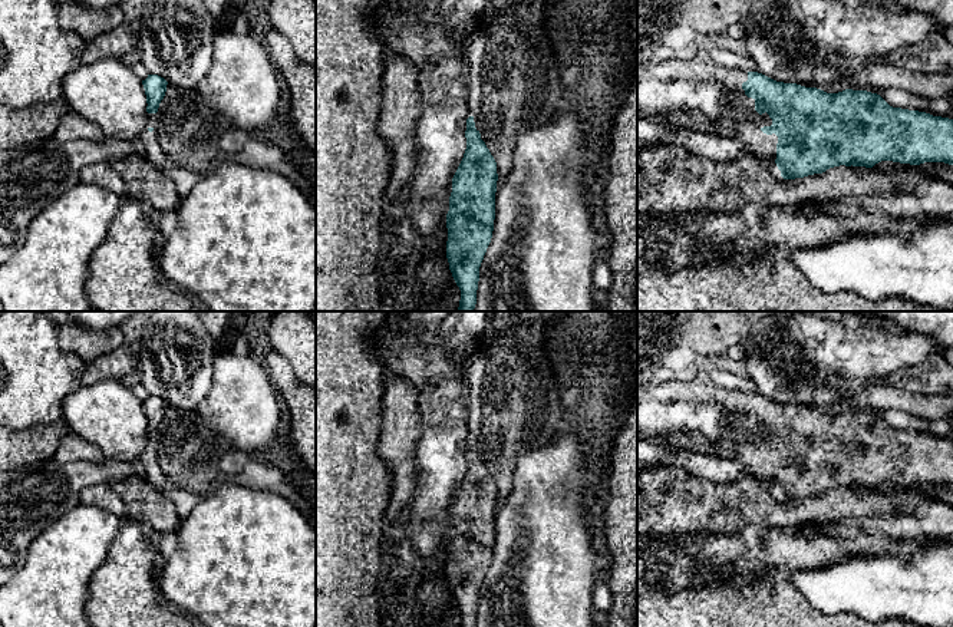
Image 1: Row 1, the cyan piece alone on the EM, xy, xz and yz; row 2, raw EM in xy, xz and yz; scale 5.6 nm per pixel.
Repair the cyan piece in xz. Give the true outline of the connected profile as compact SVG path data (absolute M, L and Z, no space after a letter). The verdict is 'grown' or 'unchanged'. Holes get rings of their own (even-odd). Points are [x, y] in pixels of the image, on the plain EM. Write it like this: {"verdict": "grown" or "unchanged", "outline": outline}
{"verdict": "grown", "outline": "M478 340L469 363L466 471L452 499L446 535L446 580L461 611L459 627L475 627L479 588L492 560L495 541L497 484L481 461L478 438L482 420L482 383L488 354Z"}

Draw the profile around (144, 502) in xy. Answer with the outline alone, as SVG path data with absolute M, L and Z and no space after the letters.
M141 475L113 481L109 486L122 499L128 518L146 522L164 537L174 537L181 518L168 495Z

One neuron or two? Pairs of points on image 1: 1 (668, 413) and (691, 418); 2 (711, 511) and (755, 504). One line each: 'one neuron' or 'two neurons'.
1: one neuron
2: one neuron

